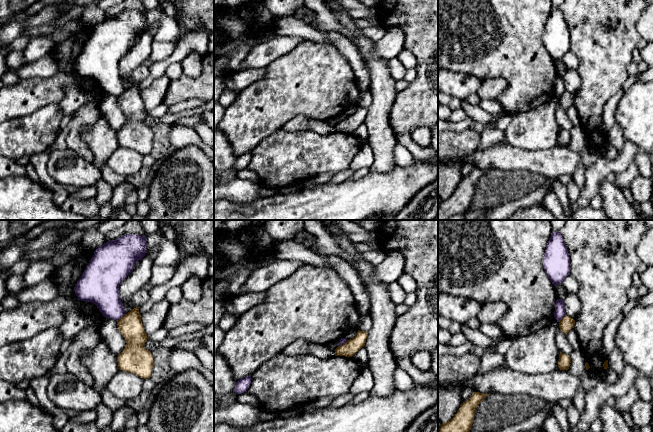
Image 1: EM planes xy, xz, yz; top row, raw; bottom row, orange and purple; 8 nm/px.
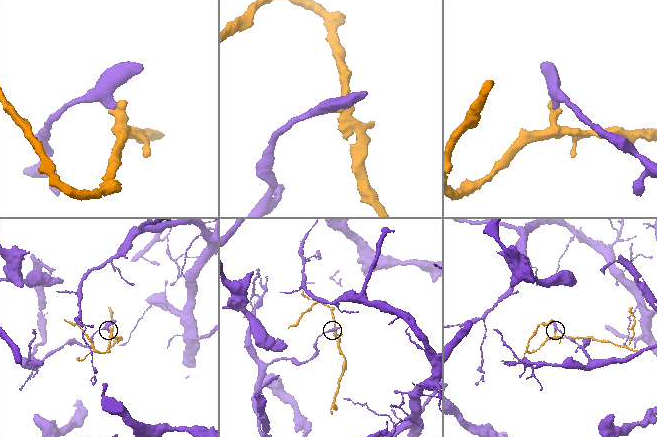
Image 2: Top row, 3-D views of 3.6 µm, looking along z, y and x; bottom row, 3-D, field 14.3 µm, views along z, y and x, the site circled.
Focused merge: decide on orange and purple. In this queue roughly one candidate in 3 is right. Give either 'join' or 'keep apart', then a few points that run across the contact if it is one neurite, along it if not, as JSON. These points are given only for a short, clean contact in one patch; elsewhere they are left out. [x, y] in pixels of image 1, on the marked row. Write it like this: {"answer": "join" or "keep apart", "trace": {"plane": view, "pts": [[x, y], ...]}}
{"answer": "keep apart", "trace": {"plane": "xy", "pts": [[125, 314], [116, 320]]}}

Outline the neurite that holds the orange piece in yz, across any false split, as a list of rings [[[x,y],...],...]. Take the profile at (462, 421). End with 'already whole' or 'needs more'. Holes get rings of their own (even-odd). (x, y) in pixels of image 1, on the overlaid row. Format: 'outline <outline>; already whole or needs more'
outline [[[473,392],[471,397],[462,403],[454,417],[444,422],[439,432],[470,432],[477,406],[490,394]]]; already whole

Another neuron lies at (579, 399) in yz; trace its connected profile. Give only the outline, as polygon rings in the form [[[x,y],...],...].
[[[580,389],[573,397],[573,405],[579,410],[583,411],[585,408],[585,395],[586,393]]]

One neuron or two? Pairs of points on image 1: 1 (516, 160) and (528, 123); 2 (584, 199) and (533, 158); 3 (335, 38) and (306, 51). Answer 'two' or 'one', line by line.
1: two
2: two
3: two

